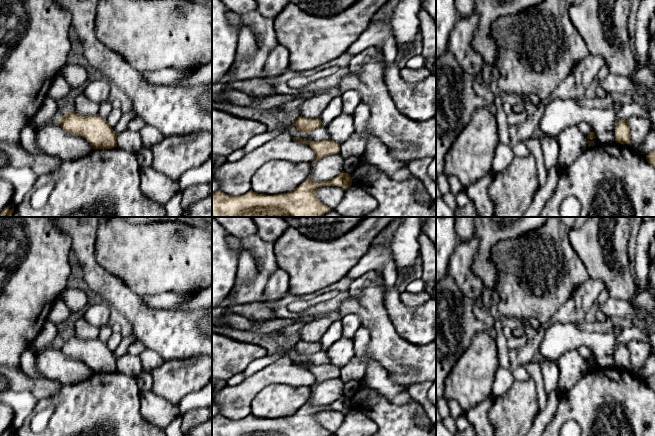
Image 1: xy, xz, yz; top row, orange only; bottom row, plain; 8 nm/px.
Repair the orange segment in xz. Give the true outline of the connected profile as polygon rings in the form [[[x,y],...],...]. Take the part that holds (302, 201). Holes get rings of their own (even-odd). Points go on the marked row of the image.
[[[342,171],[328,181],[313,181],[309,174],[305,181],[292,191],[276,195],[257,194],[250,190],[243,195],[233,196],[218,190],[212,193],[212,217],[321,217],[331,209],[319,200],[317,189],[321,186],[347,189],[351,185],[351,175]]]

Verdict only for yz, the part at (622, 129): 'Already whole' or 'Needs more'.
Already whole

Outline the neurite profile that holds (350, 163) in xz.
[[[350,156],[348,158],[344,158],[343,171],[348,174],[351,174],[359,164],[360,159],[361,157],[357,156]]]

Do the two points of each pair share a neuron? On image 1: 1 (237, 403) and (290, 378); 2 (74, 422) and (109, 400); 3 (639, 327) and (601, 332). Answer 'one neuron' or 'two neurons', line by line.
1: one neuron
2: one neuron
3: two neurons

